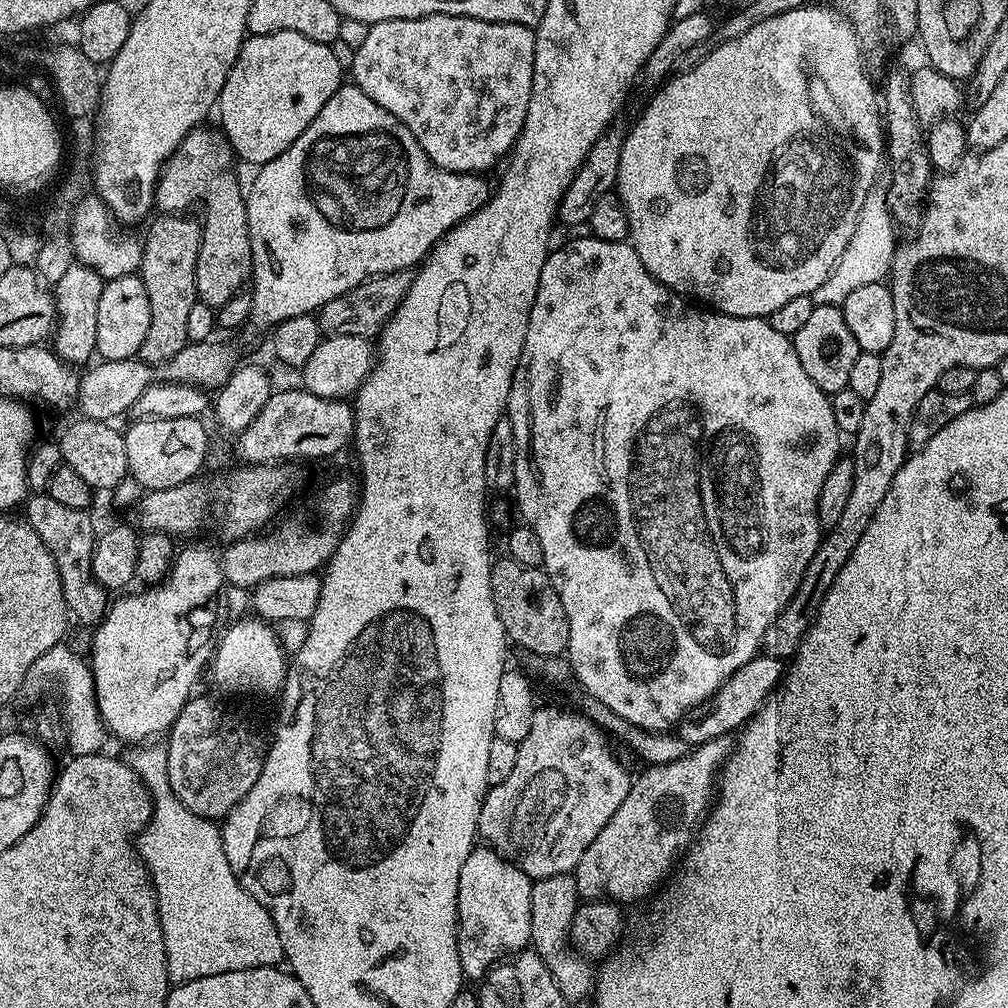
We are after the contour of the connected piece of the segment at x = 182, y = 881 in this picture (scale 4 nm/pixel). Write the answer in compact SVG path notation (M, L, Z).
M148 742L143 746L136 746L131 749L132 757L130 763L132 769L142 778L144 785L150 790L152 795L152 818L143 832L138 837L138 851L140 858L148 868L148 873L152 876L152 885L156 887L156 905L158 906L158 914L160 915L160 925L162 926L162 934L166 942L166 962L168 963L168 979L173 985L185 984L186 982L194 982L198 978L210 978L210 974L226 974L234 970L250 970L251 968L271 968L279 965L284 960L284 947L278 938L278 930L274 926L272 916L266 910L266 906L262 906L262 902L258 902L258 898L254 898L245 888L240 885L240 879L234 874L234 870L230 866L230 862L226 858L226 850L224 849L224 837L221 829L217 827L211 820L203 820L198 814L194 814L190 810L186 810L186 806L182 806L182 802L178 800L174 794L174 790L170 788L170 774L166 768L166 758L168 757L167 747L161 746L159 743Z

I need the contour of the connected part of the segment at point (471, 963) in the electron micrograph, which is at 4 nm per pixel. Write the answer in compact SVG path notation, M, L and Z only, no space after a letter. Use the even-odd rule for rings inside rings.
M487 846L473 847L472 852L466 858L466 862L462 865L462 874L458 878L458 906L456 907L456 941L458 942L458 962L462 966L462 974L465 981L479 982L488 975L488 972L494 965L505 959L509 954L515 954L521 950L527 949L530 944L530 894L532 893L533 881L527 874L520 869L517 864L511 864L505 860L500 853L495 852Z

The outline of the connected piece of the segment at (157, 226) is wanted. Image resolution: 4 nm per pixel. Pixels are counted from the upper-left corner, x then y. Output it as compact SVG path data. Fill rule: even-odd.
M160 214L157 215L157 220L153 222L148 228L148 233L143 233L142 243L144 245L144 254L142 256L142 262L140 263L139 276L142 278L142 282L146 286L146 294L150 298L150 330L146 333L146 342L142 342L140 347L139 359L144 360L147 364L165 364L170 358L174 358L174 354L178 354L178 350L182 350L190 342L188 335L186 334L186 325L190 309L198 302L196 295L196 263L198 262L198 250L200 249L200 230L201 225L196 224L192 220L187 220L189 217L184 214Z

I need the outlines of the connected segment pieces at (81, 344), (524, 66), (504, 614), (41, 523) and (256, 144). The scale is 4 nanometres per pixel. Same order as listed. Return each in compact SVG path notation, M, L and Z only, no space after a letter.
M74 262L62 278L54 285L56 302L56 330L54 333L54 351L66 364L73 366L87 365L96 356L96 339L98 338L98 298L102 298L102 290L106 281L90 266Z
M434 14L433 16L419 16L409 20L383 20L369 27L362 46L355 48L354 62L350 69L351 79L356 87L361 88L382 110L394 114L398 122L402 122L414 134L418 146L426 150L429 158L442 170L451 172L487 173L487 168L492 168L500 159L507 157L516 146L516 139L520 136L522 126L526 122L526 114L530 106L530 94L534 86L534 46L536 45L536 33L527 24L503 24L502 22L490 22L479 20L469 16L447 16L446 14Z
M497 559L492 566L492 593L498 618L502 618L509 641L539 658L563 657L568 651L570 622L566 622L566 610L562 610L558 590L554 590L543 567L527 568L517 560L503 559Z
M47 494L29 495L26 501L26 519L33 530L46 542L46 550L54 558L58 566L58 574L62 578L62 590L66 594L69 613L81 620L81 625L95 626L104 619L110 607L110 592L92 577L92 559L98 539L98 528L92 525L89 513L85 510L70 510L70 506L62 506Z
M293 32L248 36L218 101L218 124L233 153L253 166L278 158L342 87L340 75L338 58L327 44Z

